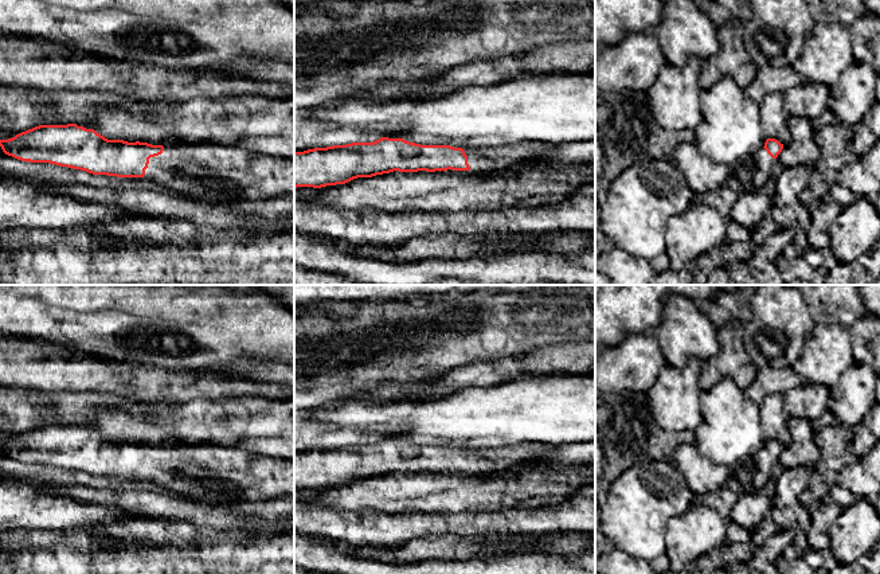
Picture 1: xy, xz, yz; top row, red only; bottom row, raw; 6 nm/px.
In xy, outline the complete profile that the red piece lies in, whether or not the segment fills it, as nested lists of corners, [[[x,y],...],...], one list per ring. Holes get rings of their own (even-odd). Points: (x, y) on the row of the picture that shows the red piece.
[[[77,124],[39,125],[12,138],[0,140],[0,147],[5,155],[21,161],[50,163],[93,175],[145,177],[177,195],[218,206],[235,207],[294,195],[294,159],[267,156],[239,147],[188,144],[164,148],[140,141],[107,140],[94,129]]]

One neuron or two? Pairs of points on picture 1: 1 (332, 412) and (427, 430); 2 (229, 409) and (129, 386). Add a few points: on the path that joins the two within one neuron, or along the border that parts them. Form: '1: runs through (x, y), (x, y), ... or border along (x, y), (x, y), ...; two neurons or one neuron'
1: runs through (356, 413), (403, 413); one neuron
2: border along (222, 397), (194, 398), (183, 402), (159, 401); two neurons

